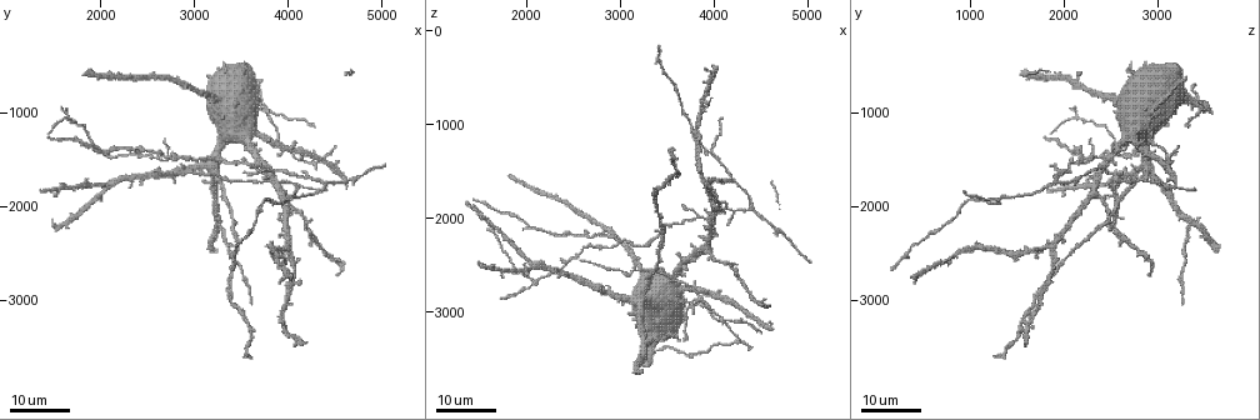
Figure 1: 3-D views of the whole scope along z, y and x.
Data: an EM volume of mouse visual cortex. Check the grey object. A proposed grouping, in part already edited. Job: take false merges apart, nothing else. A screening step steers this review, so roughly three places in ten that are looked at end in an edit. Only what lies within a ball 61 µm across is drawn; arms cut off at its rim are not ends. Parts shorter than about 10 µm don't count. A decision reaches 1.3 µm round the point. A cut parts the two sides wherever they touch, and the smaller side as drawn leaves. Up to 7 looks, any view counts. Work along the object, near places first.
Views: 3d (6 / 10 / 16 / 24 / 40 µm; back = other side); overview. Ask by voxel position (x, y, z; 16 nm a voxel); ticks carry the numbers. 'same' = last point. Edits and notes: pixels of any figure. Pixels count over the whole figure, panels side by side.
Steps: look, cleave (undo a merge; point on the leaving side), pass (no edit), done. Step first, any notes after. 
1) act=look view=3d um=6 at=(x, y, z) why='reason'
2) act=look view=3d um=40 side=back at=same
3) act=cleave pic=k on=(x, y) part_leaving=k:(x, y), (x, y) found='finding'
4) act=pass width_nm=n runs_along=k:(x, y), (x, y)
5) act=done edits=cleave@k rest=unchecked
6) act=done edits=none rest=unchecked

act=look view=3d um=16 at=(3860, 1640, 1980) why='three-way junction'

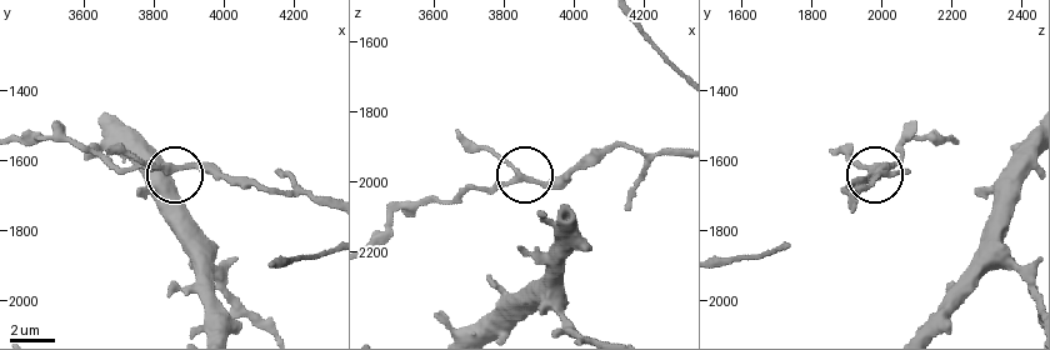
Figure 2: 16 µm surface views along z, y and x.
act=look view=3d um=10 at=(3840, 1620, 1990)

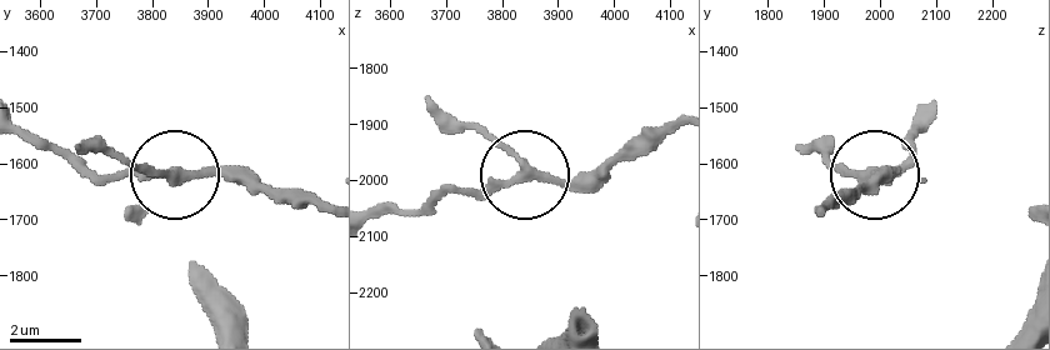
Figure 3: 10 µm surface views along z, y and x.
act=pass width_nm=230 runs_along=3:(21, 130), (110, 178), (260, 178) found='one neuron here'

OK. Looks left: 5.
act=look view=3d um=16 at=(4440, 1720, 1920) why='three arms meet'

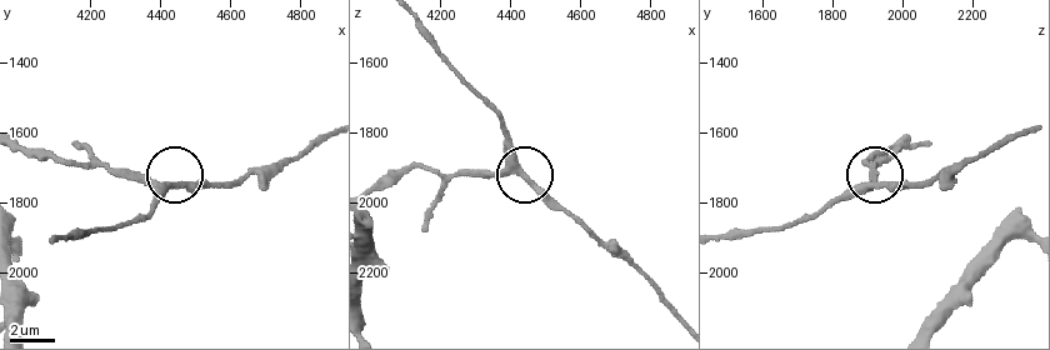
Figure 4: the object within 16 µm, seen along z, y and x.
act=look view=3d um=10 at=(4410, 1760, 1900)

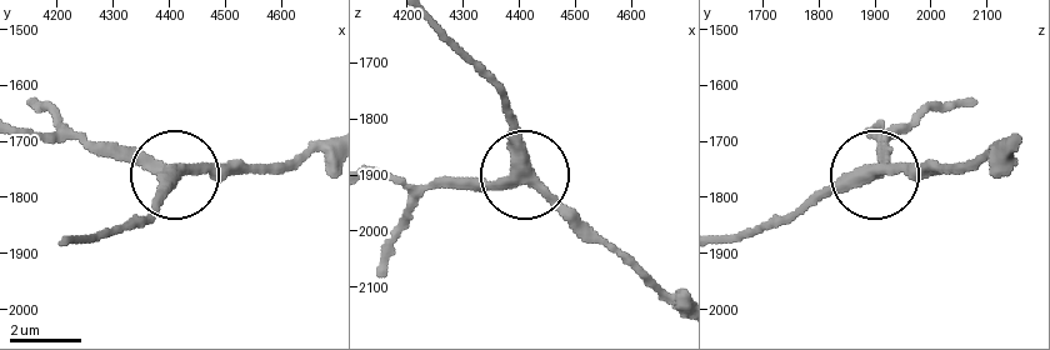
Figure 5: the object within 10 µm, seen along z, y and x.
act=pass width_nm=310 runs_along=5:(374, 175), (419, 185), (526, 181), (586, 235) found='continuous, no second neuron'

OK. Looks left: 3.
act=look view=3d um=24 at=(2960, 1480, 2260) why='branch point'

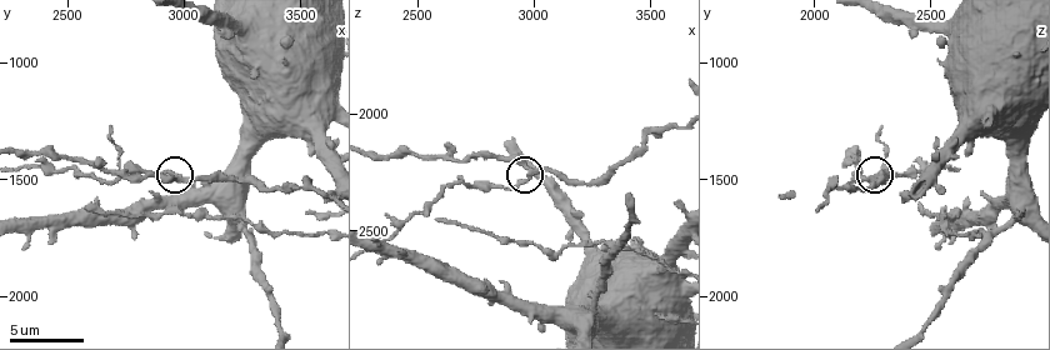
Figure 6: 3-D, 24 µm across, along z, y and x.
act=look view=3d um=10 at=(3000, 1500, 2250)

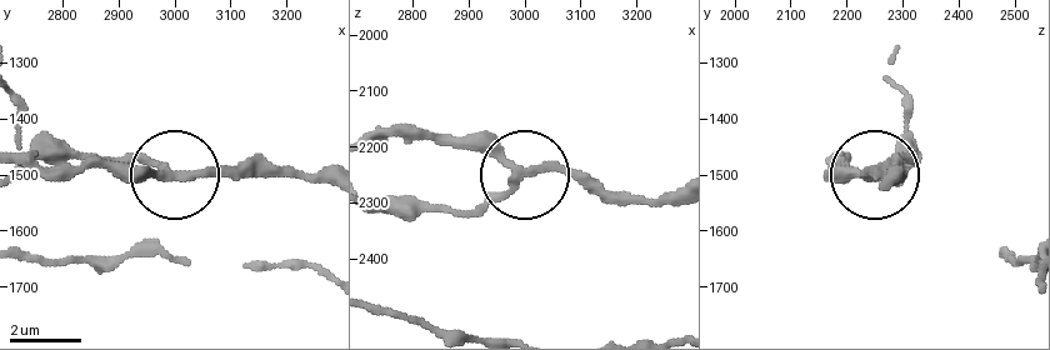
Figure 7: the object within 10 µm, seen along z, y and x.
act=pass runs_along=7:(375, 204), (474, 213), (521, 180), (483, 153), (424, 135) found='one neuron here'

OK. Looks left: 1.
act=done edits=none rest=unchecked

